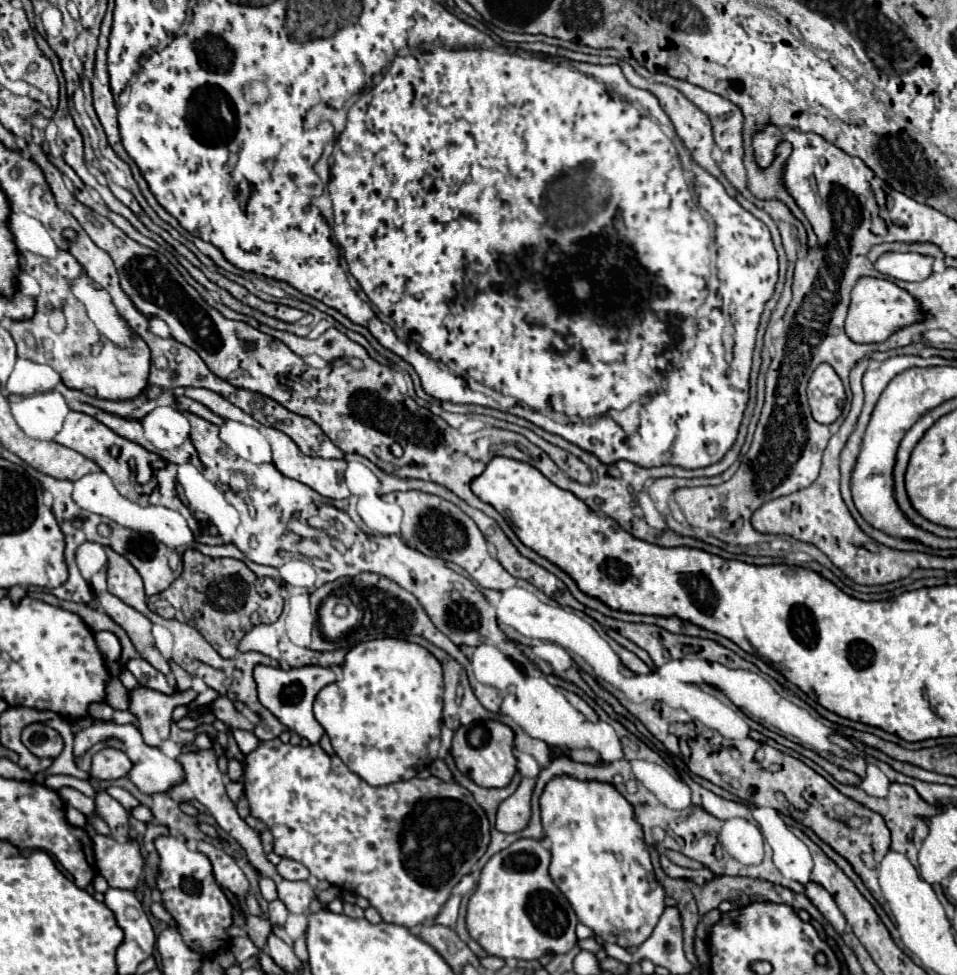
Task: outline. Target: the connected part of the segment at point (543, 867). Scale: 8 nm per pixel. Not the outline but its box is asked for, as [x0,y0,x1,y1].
[466,839,578,959]

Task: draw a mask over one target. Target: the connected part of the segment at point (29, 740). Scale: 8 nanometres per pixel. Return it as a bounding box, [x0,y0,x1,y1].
[22,725,64,757]

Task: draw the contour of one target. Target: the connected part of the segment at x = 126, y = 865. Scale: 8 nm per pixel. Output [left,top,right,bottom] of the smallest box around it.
[92,835,144,889]

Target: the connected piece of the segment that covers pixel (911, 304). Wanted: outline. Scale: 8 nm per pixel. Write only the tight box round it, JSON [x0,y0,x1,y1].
[844,277,924,343]

